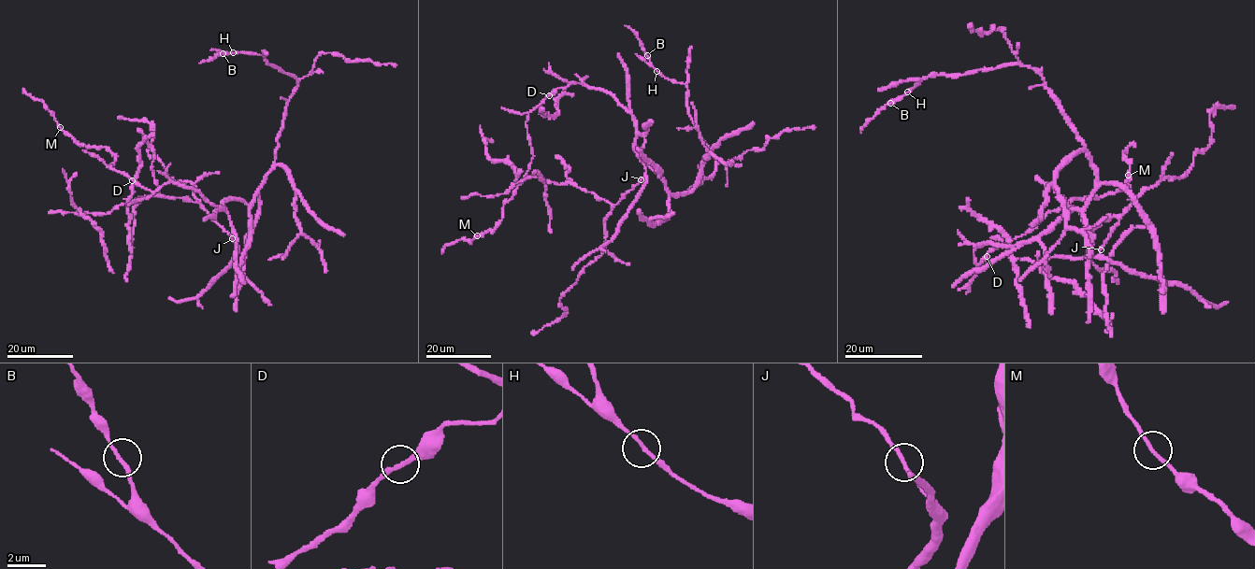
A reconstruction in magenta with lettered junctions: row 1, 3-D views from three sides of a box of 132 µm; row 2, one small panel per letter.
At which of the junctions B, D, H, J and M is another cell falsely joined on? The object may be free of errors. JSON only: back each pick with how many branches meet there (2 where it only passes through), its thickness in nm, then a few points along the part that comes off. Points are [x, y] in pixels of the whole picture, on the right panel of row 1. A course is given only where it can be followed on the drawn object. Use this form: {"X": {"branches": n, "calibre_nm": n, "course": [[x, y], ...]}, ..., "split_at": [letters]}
{"split_at": []}

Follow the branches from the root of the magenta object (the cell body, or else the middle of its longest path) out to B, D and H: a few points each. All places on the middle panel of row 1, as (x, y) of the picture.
B: (636, 135), (636, 149), (674, 195), (714, 172), (714, 153), (688, 113), (686, 87), (663, 77), (647, 55)
D: (636, 135), (633, 115), (609, 92), (572, 82), (554, 90), (549, 95)
H: (636, 135), (636, 149), (674, 195), (688, 193), (714, 172), (714, 153), (688, 113), (686, 87), (656, 71)

